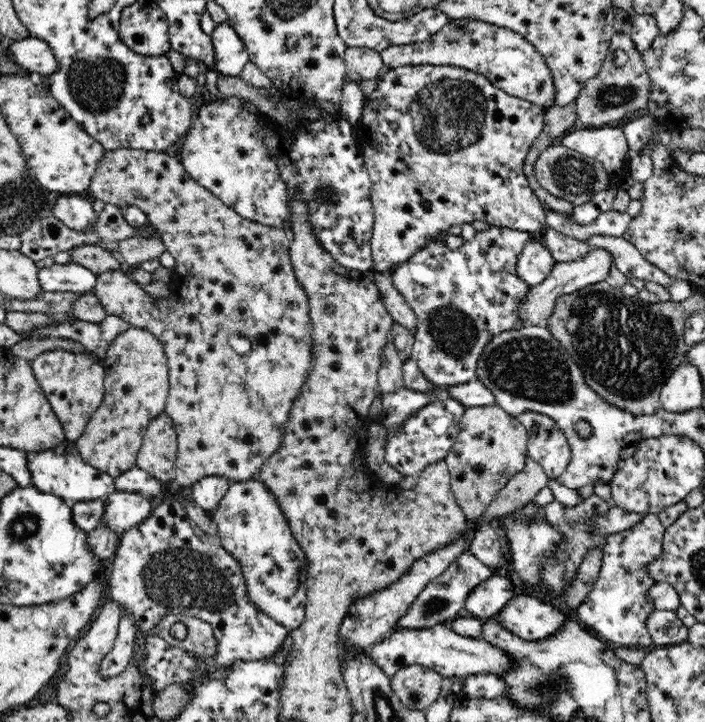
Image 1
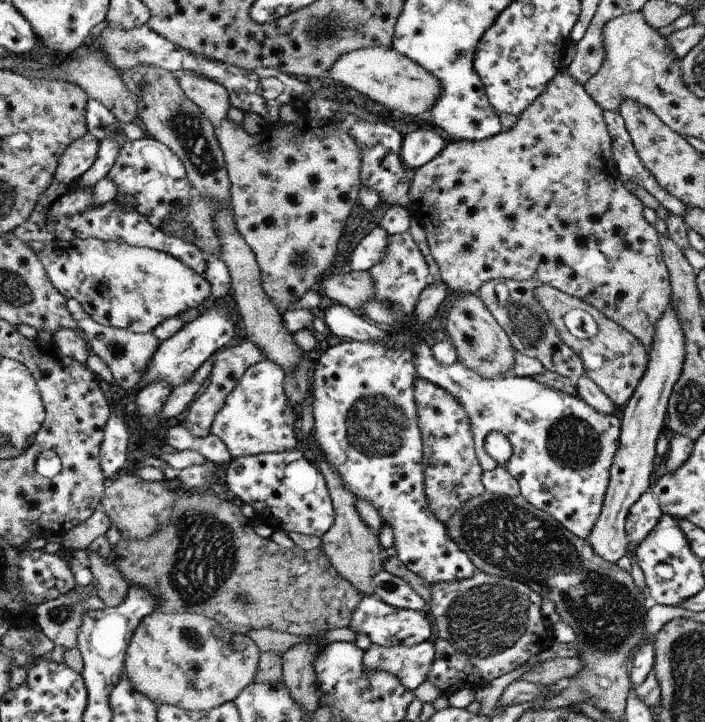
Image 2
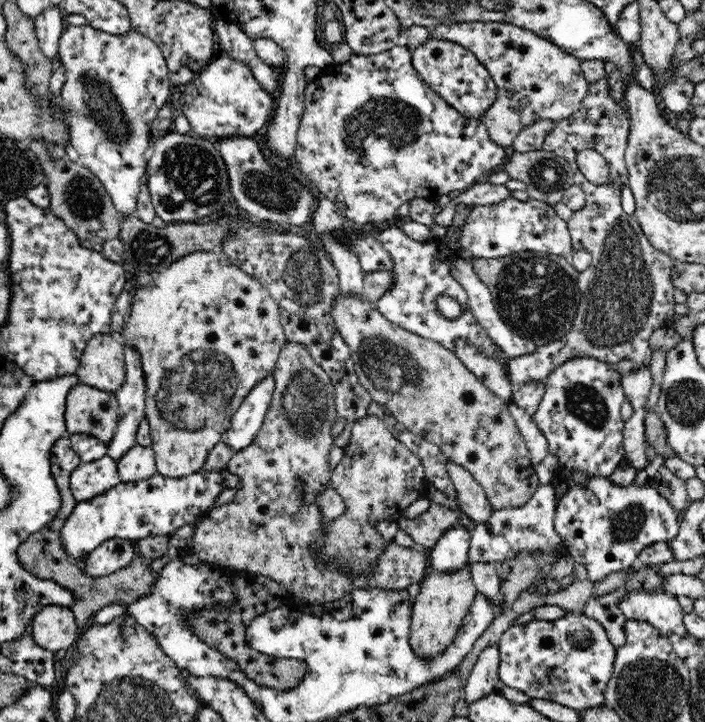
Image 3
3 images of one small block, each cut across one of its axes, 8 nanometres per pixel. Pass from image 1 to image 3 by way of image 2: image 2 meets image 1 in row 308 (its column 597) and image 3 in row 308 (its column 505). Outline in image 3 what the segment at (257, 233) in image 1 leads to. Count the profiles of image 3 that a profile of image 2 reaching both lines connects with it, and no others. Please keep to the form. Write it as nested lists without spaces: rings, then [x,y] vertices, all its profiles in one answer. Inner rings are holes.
[[[213,251],[192,252],[192,254],[180,257],[167,269],[155,274],[148,285],[137,289],[131,302],[130,312],[124,322],[124,328],[116,338],[121,340],[123,344],[136,348],[136,351],[140,353],[144,380],[146,381],[145,417],[148,419],[152,438],[150,447],[154,450],[158,473],[161,476],[174,479],[191,476],[202,470],[212,448],[224,440],[225,433],[230,428],[233,414],[256,384],[272,374],[279,354],[288,342],[281,323],[279,306],[270,296],[268,289],[264,288],[263,284],[260,284],[255,278],[248,276],[232,261],[220,258]]]

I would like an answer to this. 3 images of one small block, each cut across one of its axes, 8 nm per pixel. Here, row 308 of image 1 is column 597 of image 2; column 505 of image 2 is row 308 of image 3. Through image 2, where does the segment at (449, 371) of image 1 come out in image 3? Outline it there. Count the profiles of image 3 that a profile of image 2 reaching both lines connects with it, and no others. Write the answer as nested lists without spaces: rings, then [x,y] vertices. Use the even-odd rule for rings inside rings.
[[[393,221],[386,228],[379,230],[374,238],[389,252],[394,259],[392,268],[392,284],[384,294],[374,303],[374,307],[390,322],[408,329],[422,338],[440,343],[448,350],[454,352],[458,342],[476,345],[484,355],[495,355],[498,346],[480,326],[472,311],[467,308],[468,295],[461,282],[453,279],[451,275],[451,262],[460,252],[452,250],[444,243],[444,239],[434,238],[420,242],[406,236],[401,228],[401,221]],[[448,295],[454,297],[464,307],[464,312],[448,320],[437,310],[435,300],[437,296]]]

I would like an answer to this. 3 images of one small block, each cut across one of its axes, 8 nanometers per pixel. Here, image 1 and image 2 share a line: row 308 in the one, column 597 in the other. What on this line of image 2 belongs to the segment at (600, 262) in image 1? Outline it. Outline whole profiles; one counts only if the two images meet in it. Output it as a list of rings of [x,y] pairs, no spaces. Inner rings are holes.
[[[670,306],[655,324],[655,335],[649,350],[646,372],[639,380],[630,400],[625,404],[619,447],[611,464],[611,475],[601,513],[587,538],[596,554],[608,562],[616,563],[618,559],[626,556],[626,548],[631,546],[625,531],[626,519],[630,507],[642,496],[642,493],[651,488],[650,476],[654,470],[655,446],[665,429],[668,401],[683,369],[684,347],[685,336],[680,321],[675,309]]]

